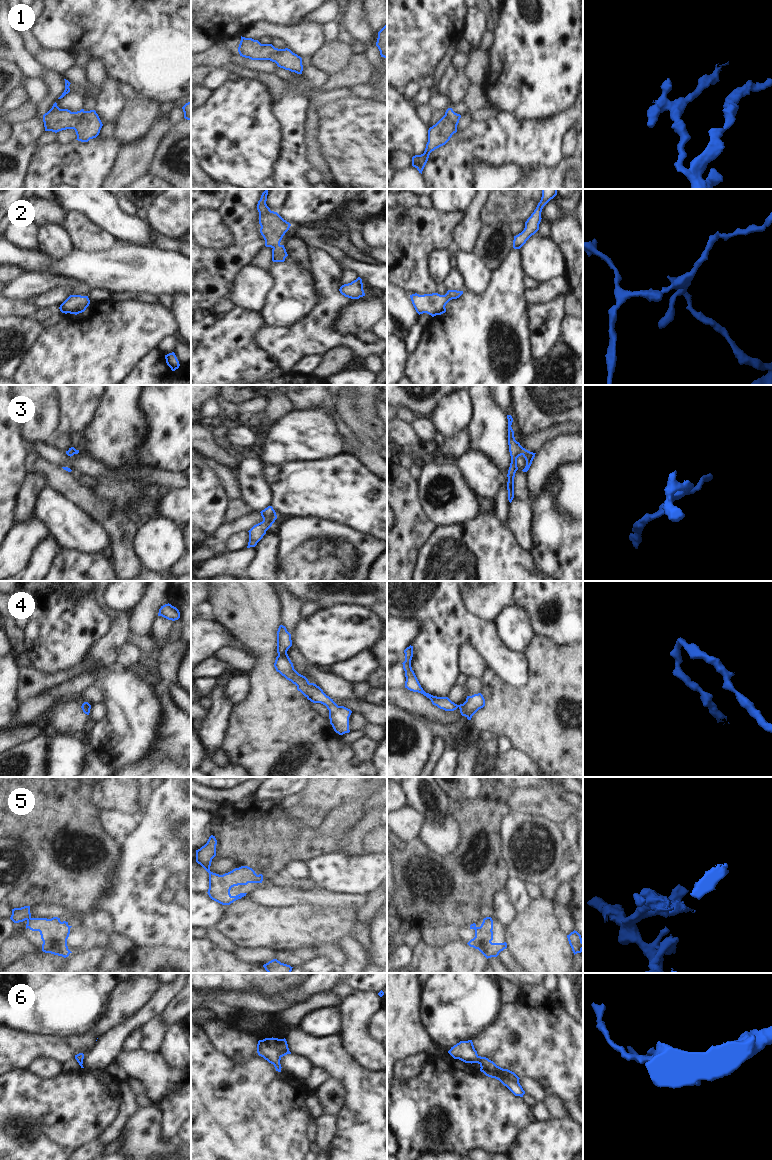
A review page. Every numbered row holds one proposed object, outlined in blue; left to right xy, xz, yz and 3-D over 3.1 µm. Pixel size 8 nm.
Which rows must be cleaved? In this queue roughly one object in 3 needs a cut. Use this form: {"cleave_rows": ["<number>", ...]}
{"cleave_rows": []}

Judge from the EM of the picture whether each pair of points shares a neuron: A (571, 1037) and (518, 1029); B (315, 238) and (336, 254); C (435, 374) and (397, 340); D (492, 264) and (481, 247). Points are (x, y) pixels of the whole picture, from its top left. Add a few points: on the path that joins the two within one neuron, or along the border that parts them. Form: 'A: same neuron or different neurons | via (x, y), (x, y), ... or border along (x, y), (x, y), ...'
A: same neuron | via (558, 1037), (531, 1037)
B: same neuron | via (320, 243), (331, 251)
C: different neurons | border along (409, 356), (404, 374)
D: same neuron | via (492, 260), (485, 251)

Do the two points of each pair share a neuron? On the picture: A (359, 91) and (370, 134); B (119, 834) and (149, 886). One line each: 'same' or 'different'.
A: different
B: different

